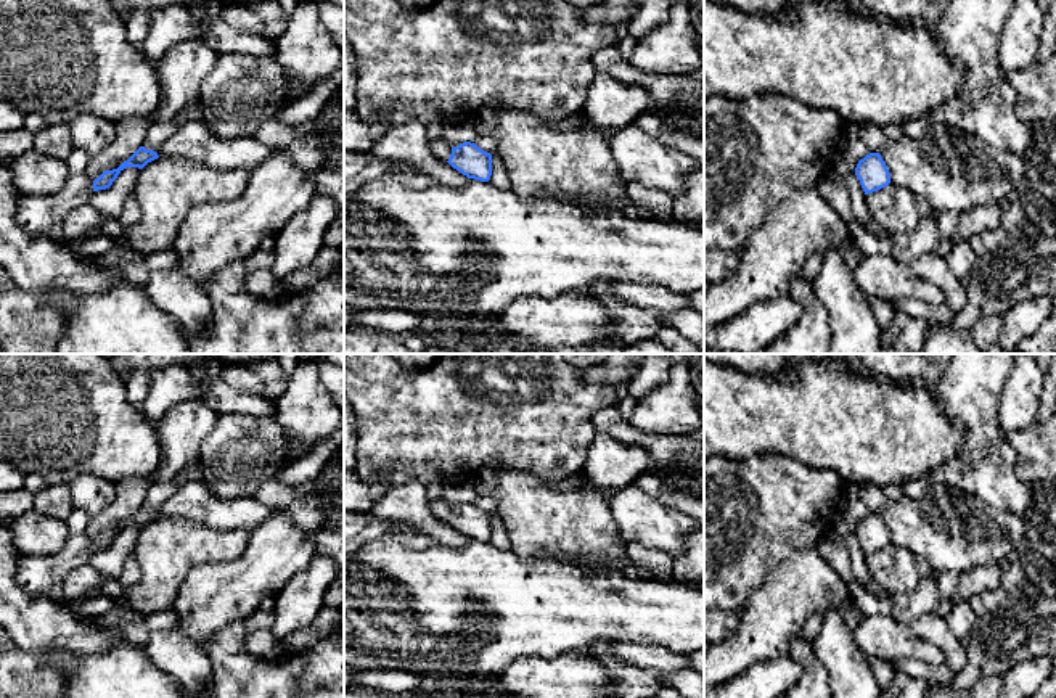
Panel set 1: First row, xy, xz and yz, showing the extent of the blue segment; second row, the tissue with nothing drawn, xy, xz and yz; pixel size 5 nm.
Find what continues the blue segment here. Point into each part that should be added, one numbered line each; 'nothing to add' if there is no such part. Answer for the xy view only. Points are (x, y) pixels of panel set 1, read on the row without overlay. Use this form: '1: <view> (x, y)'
1: xy (193, 500)
2: xy (36, 576)

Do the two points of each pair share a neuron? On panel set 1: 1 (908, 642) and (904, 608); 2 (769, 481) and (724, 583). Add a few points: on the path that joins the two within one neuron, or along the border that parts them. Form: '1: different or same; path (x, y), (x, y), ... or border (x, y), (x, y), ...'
1: different; border (894, 616), (905, 624)
2: same; path (759, 507), (733, 533), (733, 542), (724, 557)

